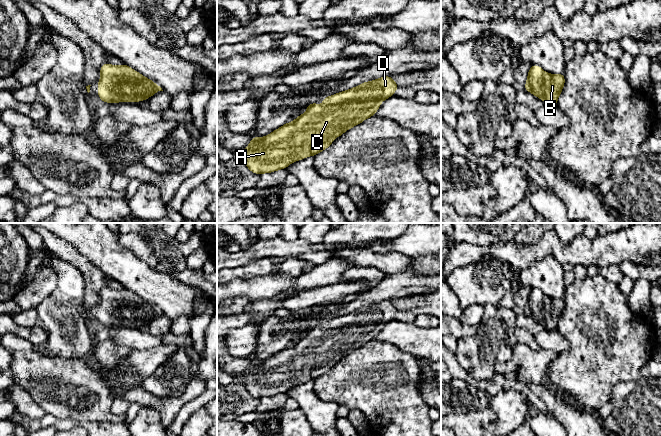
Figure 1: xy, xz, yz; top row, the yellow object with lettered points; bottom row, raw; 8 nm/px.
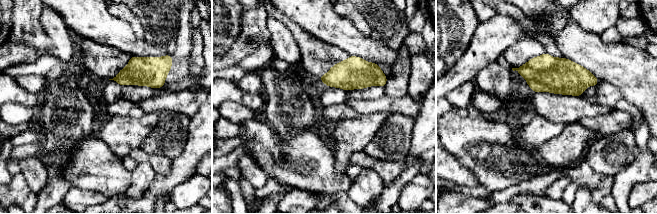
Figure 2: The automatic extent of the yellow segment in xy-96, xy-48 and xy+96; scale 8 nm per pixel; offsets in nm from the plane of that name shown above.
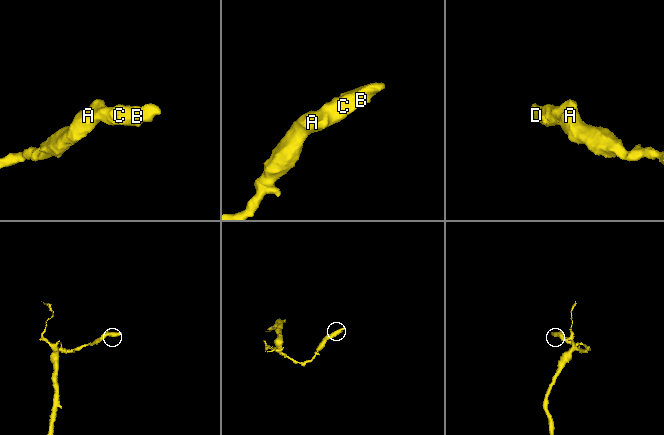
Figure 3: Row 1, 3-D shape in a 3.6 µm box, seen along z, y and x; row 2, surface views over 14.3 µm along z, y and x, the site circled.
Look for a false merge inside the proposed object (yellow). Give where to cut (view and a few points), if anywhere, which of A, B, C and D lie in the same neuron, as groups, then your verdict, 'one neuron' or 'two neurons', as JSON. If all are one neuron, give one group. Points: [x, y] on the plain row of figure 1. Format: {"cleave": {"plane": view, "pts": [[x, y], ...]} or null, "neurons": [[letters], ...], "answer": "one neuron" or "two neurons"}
{"cleave": null, "neurons": [["A", "B", "C", "D"]], "answer": "one neuron"}

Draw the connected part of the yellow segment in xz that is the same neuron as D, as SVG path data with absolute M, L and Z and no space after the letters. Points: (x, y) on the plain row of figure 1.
M384 300L321 323L321 326L327 329L326 331L309 327L306 336L293 346L286 347L266 361L254 360L238 381L251 396L260 399L285 393L292 386L315 380L328 372L334 362L362 347L366 342L374 340L381 326L393 320L398 311L399 309L391 300Z

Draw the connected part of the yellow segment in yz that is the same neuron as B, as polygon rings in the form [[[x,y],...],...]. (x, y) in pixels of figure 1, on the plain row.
[[[535,288],[529,293],[524,313],[542,323],[546,329],[554,330],[557,329],[564,309],[564,297],[552,299]]]

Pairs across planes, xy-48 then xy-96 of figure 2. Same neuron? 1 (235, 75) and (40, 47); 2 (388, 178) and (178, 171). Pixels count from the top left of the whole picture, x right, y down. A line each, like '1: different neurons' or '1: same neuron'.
1: different neurons
2: different neurons

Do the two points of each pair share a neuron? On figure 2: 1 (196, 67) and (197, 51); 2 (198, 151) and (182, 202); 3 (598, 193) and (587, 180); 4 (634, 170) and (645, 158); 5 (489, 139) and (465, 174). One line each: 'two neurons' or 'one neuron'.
1: one neuron
2: two neurons
3: one neuron
4: one neuron
5: two neurons

